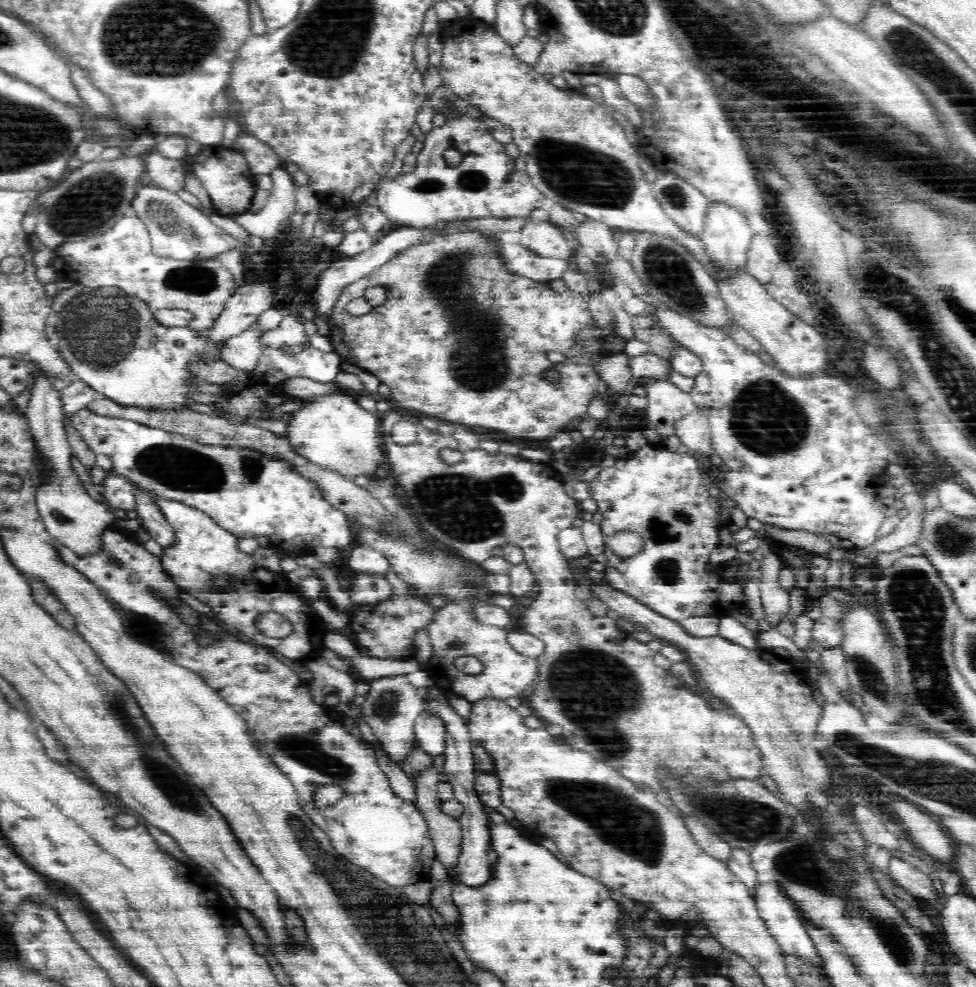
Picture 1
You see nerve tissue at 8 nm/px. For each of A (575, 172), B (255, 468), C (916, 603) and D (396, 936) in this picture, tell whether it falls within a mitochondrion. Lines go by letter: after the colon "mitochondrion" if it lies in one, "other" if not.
A: mitochondrion
B: mitochondrion
C: mitochondrion
D: mitochondrion

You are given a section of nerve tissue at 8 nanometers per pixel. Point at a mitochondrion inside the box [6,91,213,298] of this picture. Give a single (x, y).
(86, 205)

